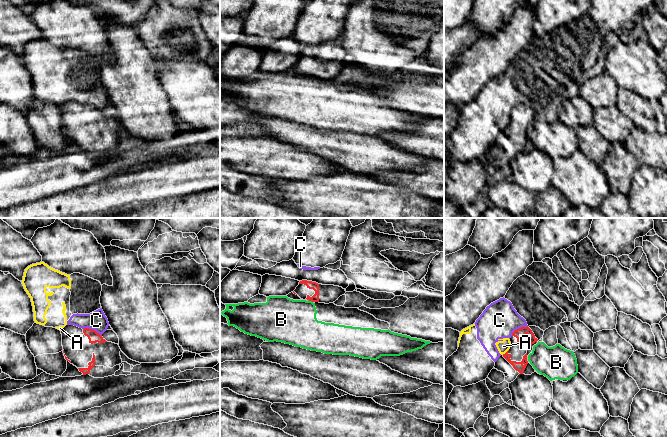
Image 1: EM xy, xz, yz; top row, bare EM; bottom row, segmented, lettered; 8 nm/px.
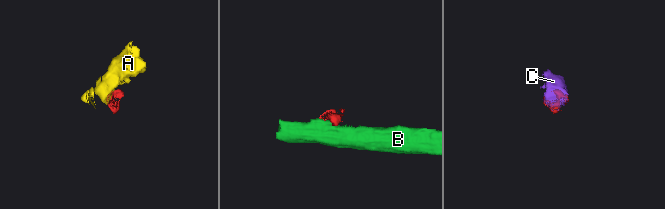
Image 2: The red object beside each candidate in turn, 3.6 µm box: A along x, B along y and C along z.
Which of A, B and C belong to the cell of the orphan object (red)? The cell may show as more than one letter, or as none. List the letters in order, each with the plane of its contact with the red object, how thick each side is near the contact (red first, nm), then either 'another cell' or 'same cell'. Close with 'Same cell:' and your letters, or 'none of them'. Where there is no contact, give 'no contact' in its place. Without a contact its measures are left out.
A: meets red in yz; 80 nm thick on the red side, 100 nm on the other; another cell
B: meets red in xz; 60 nm thick on the red side, 360 nm on the other; another cell
C: meets red in xy; 90 nm thick on the red side, 150 nm on the other; another cell
Same cell: none of them

